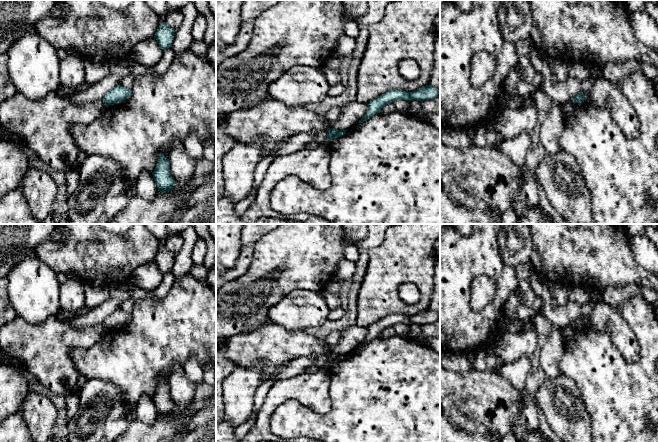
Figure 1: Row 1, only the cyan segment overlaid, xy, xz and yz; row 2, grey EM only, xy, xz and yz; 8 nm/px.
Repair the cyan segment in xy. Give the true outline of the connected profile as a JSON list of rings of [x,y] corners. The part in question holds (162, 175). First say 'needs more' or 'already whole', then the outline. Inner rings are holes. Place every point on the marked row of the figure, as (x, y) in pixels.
already whole | [[[159,154],[156,167],[152,173],[158,191],[162,194],[174,190],[175,179],[170,171],[170,162],[164,154]]]

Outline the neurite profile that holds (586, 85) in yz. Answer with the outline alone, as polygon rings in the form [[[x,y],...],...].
[[[594,76],[582,82],[581,91],[585,95],[586,100],[588,99],[589,92],[591,88],[594,86],[596,80],[597,80],[597,76]]]

